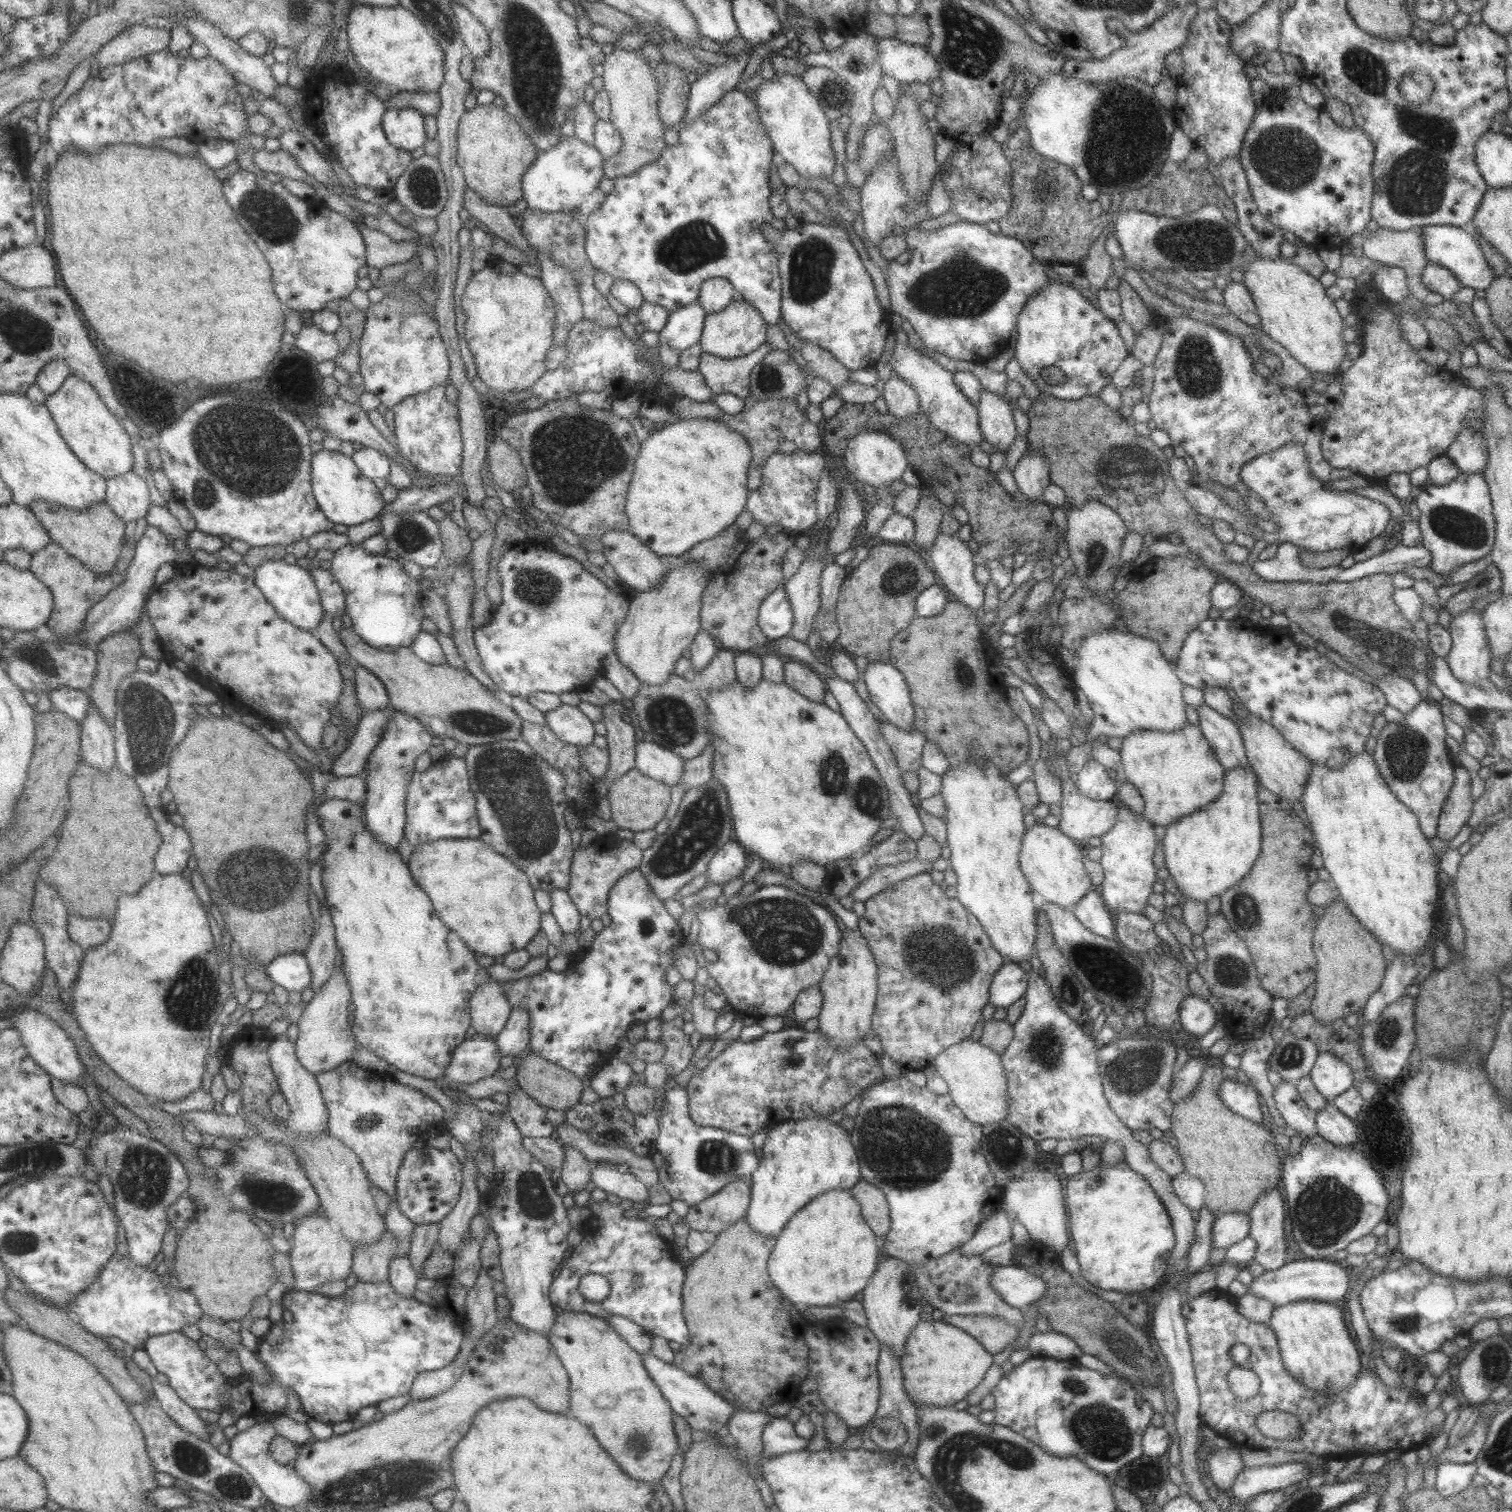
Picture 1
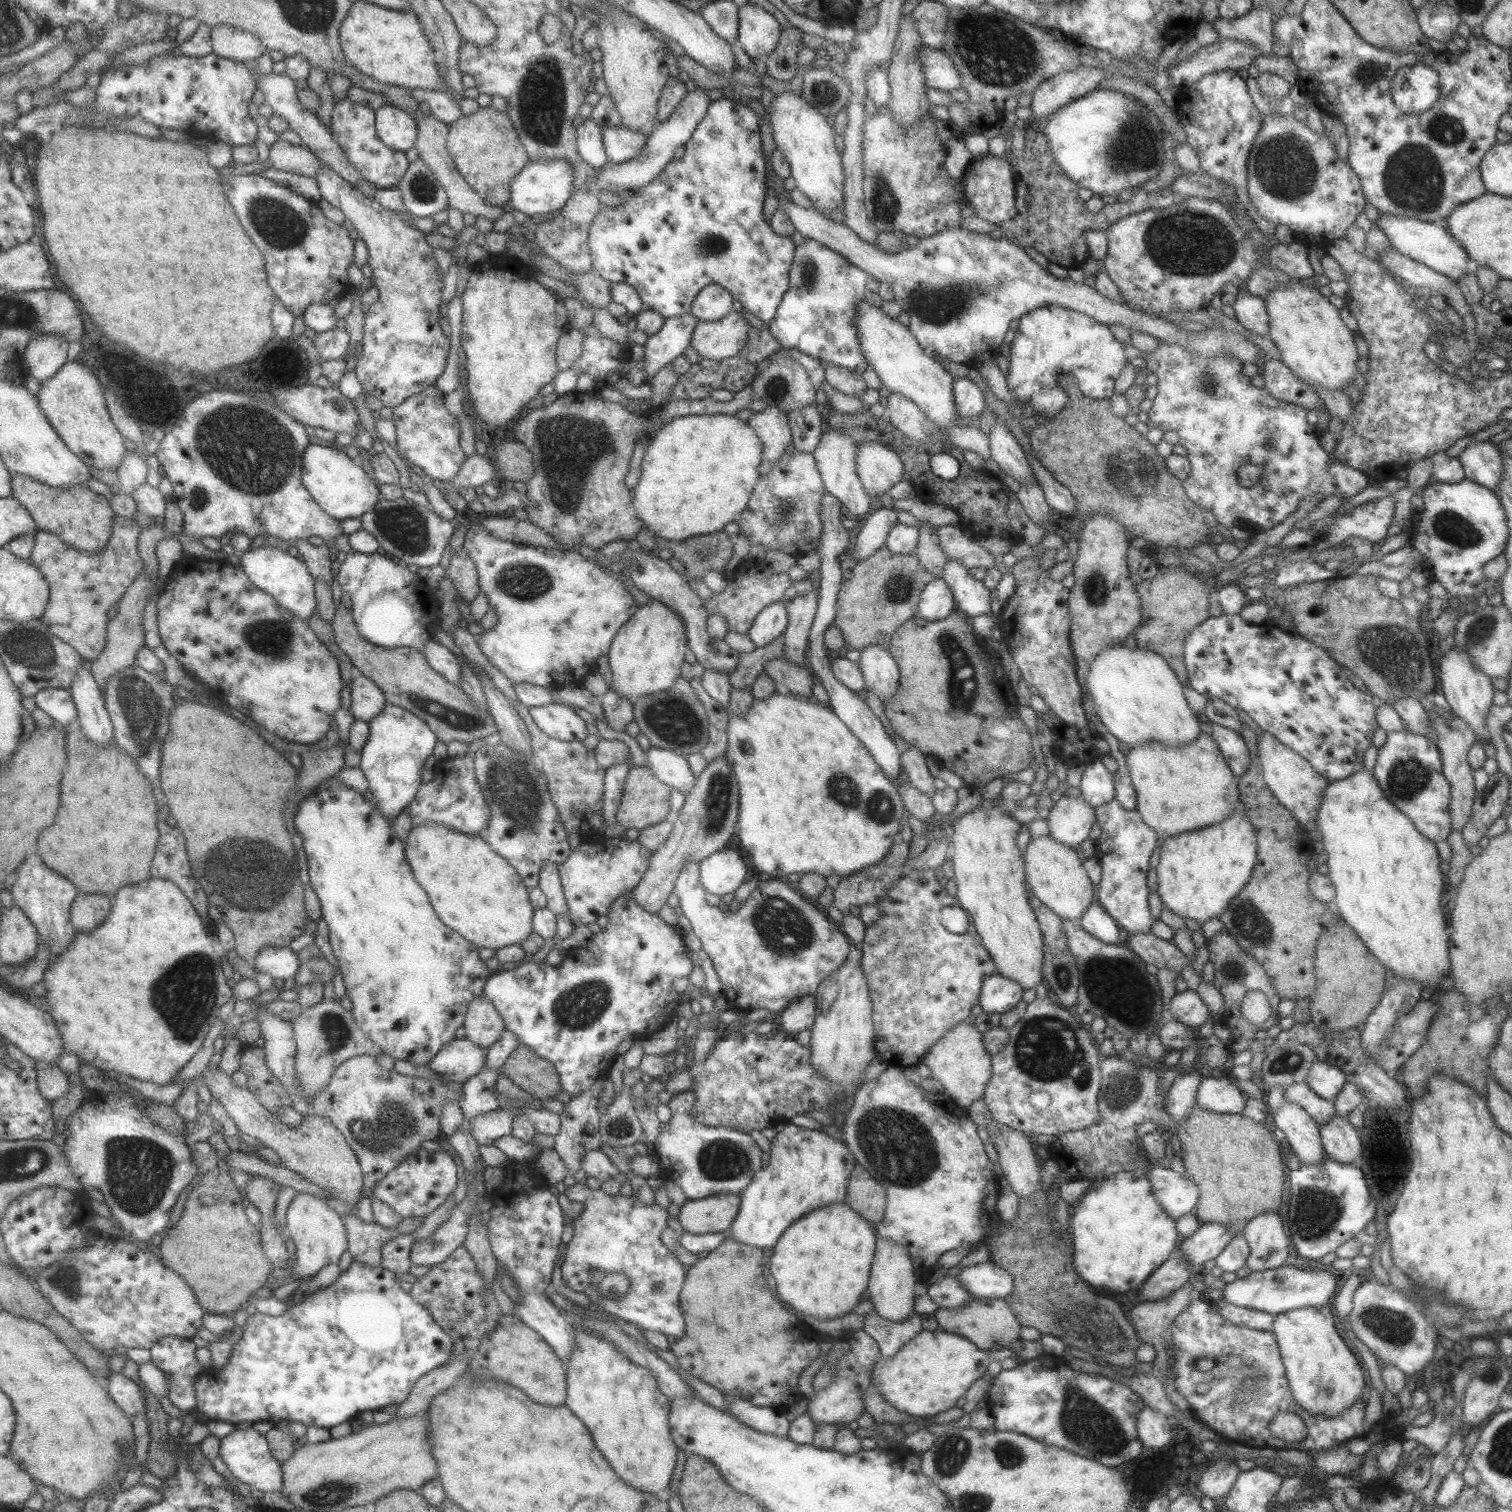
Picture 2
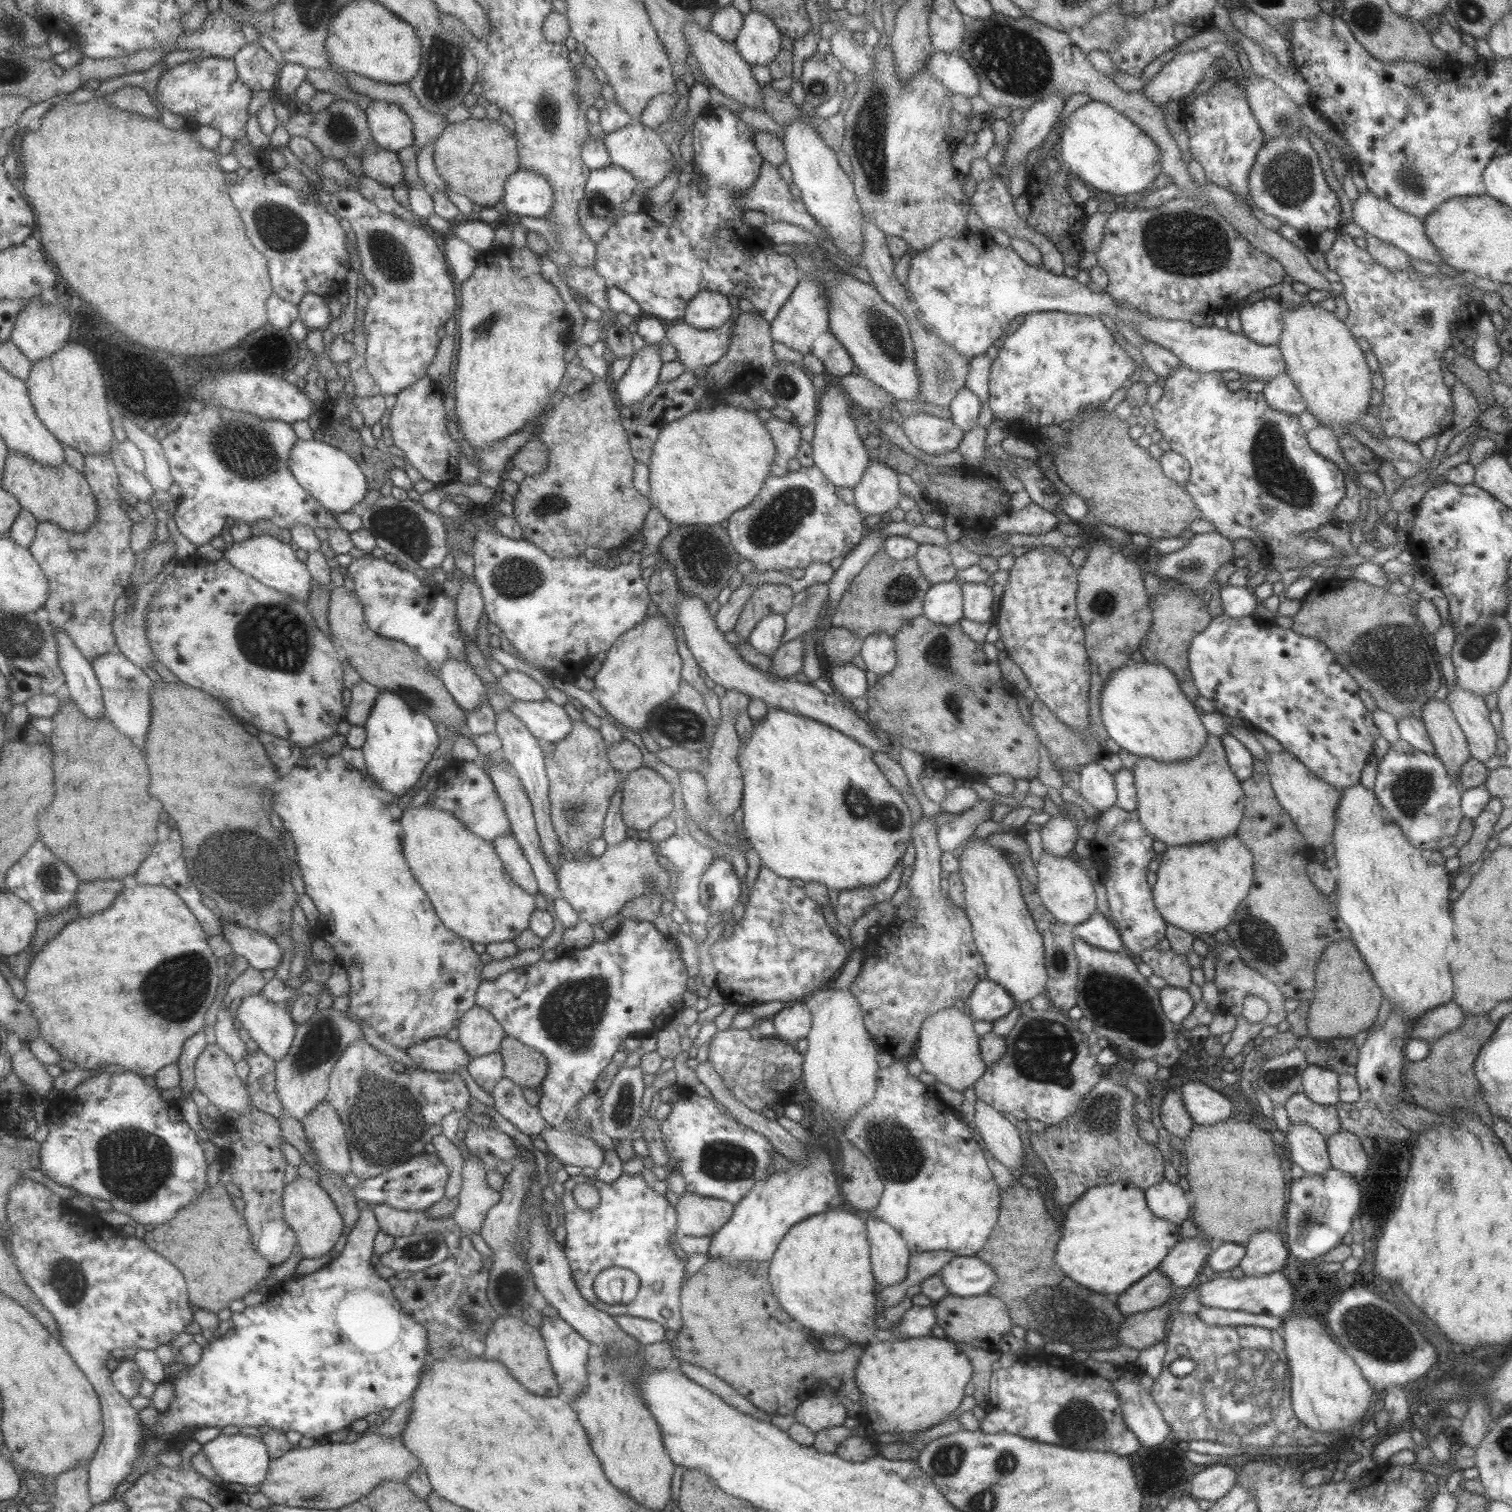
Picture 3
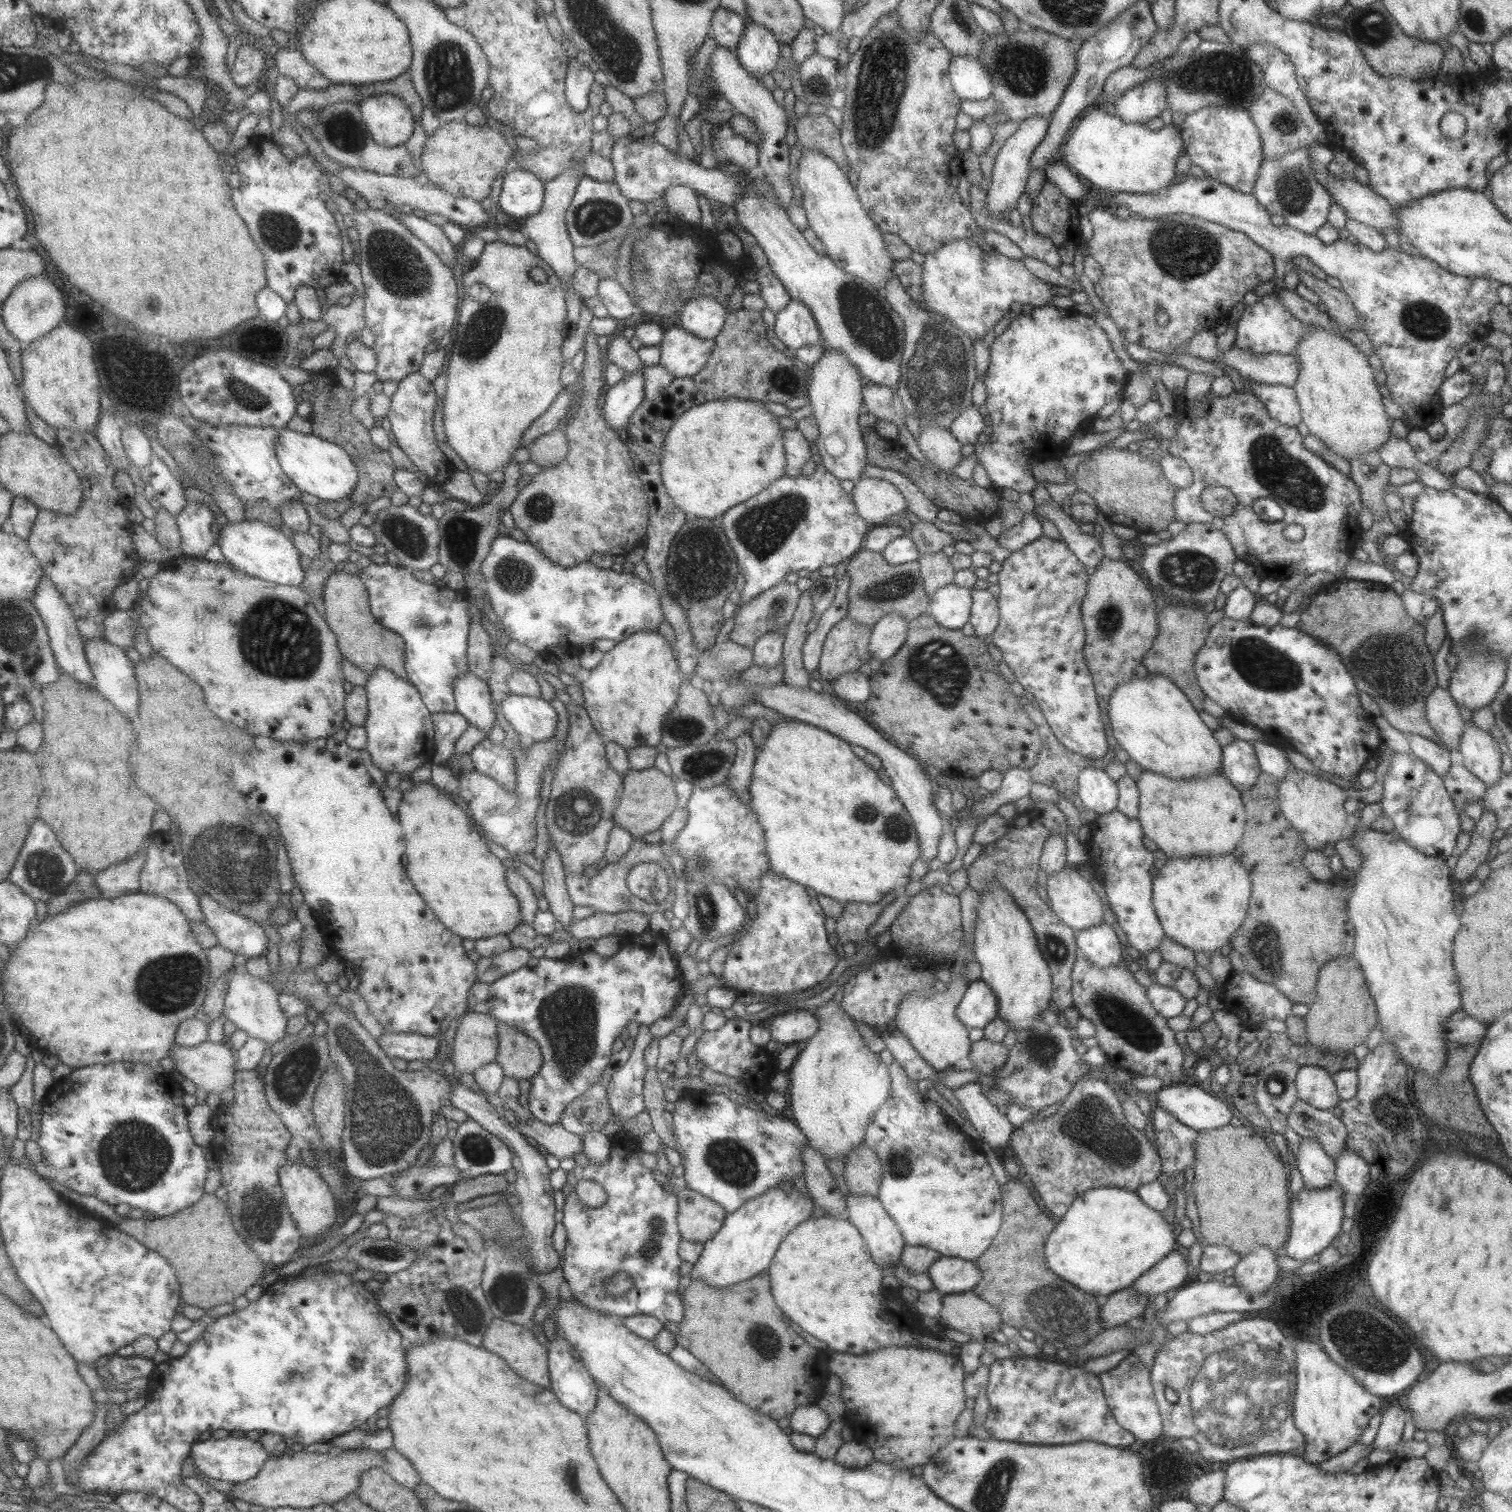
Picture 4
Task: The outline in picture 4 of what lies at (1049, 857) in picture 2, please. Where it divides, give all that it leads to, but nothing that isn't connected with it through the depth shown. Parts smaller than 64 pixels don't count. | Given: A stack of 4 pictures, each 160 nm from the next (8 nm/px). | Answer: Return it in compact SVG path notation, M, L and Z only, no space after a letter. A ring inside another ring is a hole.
M1066 865L1055 874L1047 875L1045 889L1051 903L1050 909L1074 934L1103 923L1103 903L1087 882L1085 875L1080 870L1077 871L1076 867Z

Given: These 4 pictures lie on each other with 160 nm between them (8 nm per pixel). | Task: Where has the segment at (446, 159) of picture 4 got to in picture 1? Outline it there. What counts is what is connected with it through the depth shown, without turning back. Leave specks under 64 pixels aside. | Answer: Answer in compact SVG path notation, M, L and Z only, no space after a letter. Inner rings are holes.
M492 103L476 104L460 116L456 132L456 163L463 174L465 186L488 204L505 208L523 198L521 178L535 160L537 153L532 142L529 142L529 139L520 131L516 120L507 114L503 107L496 107Z

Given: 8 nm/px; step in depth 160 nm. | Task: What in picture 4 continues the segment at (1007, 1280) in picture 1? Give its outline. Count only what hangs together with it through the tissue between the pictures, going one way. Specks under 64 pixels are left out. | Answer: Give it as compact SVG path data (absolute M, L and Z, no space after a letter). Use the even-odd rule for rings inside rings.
M946 1256L937 1258L925 1274L930 1278L933 1289L942 1295L971 1291L981 1278L975 1262Z

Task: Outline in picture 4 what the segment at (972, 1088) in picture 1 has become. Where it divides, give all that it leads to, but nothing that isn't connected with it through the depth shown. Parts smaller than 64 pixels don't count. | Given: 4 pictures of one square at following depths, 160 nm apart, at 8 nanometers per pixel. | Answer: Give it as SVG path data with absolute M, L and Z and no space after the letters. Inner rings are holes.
M965 965L963 967L963 973L950 974L950 982L945 984L946 989L944 991L933 993L926 997L922 997L917 993L905 995L900 1000L896 1013L894 1014L895 1028L900 1030L909 1039L911 1046L919 1053L919 1056L936 1071L969 1070L972 1067L972 1062L968 1057L970 1044L972 1043L968 1037L968 1029L959 1022L955 1014L957 1003L961 1000L967 988L966 983L969 981L964 969Z

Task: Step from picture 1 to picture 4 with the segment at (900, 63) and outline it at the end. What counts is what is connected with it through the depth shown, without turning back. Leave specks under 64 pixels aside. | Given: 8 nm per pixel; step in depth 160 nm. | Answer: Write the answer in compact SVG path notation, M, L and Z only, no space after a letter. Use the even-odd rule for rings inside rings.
M952 56L948 77L960 100L977 101L990 98L993 88L992 76L977 59Z

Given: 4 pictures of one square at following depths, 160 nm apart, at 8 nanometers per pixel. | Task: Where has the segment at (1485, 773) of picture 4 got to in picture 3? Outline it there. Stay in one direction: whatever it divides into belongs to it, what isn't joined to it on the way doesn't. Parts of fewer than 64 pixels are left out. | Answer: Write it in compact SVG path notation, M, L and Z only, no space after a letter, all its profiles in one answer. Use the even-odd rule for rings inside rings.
M1455 682L1447 689L1446 702L1465 735L1470 758L1484 765L1491 756L1498 754L1495 749L1496 732L1489 722L1490 710L1481 697L1459 689Z

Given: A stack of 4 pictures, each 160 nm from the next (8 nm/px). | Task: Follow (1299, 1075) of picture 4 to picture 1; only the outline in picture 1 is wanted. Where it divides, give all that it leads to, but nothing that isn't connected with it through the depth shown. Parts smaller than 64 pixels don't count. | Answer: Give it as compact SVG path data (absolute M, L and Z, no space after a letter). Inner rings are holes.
M1320 1052L1317 1055L1308 1077L1317 1092L1327 1100L1352 1086L1351 1069L1330 1052Z

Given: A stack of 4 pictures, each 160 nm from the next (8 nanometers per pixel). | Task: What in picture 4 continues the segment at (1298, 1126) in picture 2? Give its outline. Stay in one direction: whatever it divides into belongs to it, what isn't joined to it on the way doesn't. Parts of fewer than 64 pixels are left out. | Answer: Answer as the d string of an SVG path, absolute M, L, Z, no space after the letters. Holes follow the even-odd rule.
M1301 1138L1296 1160L1304 1188L1325 1189L1335 1184L1334 1160L1325 1155L1315 1139Z

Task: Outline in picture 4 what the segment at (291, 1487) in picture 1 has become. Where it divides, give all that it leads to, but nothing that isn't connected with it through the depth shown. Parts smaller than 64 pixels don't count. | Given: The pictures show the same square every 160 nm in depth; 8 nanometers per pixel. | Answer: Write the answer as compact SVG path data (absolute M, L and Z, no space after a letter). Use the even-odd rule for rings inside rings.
M228 1437L196 1441L192 1445L190 1458L193 1461L194 1469L200 1470L203 1476L213 1480L225 1480L230 1483L240 1483L248 1478L256 1476L263 1463L268 1459L263 1445L257 1440L253 1441L247 1437Z

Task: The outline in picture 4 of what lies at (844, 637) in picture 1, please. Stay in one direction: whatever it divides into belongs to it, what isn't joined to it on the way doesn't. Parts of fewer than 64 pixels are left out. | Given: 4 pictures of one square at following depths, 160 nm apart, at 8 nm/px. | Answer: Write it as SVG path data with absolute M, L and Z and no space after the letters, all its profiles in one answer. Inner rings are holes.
M861 548L847 560L846 575L849 577L848 592L848 611L845 617L849 617L856 623L867 625L871 628L884 614L899 613L908 622L925 613L925 608L929 603L929 597L925 594L920 577L920 566L916 560L904 562L900 565L892 565L885 562L880 552L873 552Z

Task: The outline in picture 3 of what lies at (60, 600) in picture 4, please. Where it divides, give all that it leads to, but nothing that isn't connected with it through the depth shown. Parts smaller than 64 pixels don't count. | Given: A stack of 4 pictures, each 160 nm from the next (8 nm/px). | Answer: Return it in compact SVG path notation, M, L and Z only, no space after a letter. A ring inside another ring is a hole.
M55 628L57 642L60 644L61 667L67 687L65 692L89 718L99 720L107 717L104 692L91 661L77 647L77 643L63 629Z

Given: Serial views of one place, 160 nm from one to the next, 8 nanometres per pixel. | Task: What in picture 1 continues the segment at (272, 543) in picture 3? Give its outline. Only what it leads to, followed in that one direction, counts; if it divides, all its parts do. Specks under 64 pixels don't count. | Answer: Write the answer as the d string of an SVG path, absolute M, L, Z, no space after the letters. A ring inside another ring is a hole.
M284 559L264 560L254 566L252 581L276 613L294 627L311 632L321 620L324 610L320 605L317 587L307 569L295 563L288 564Z

